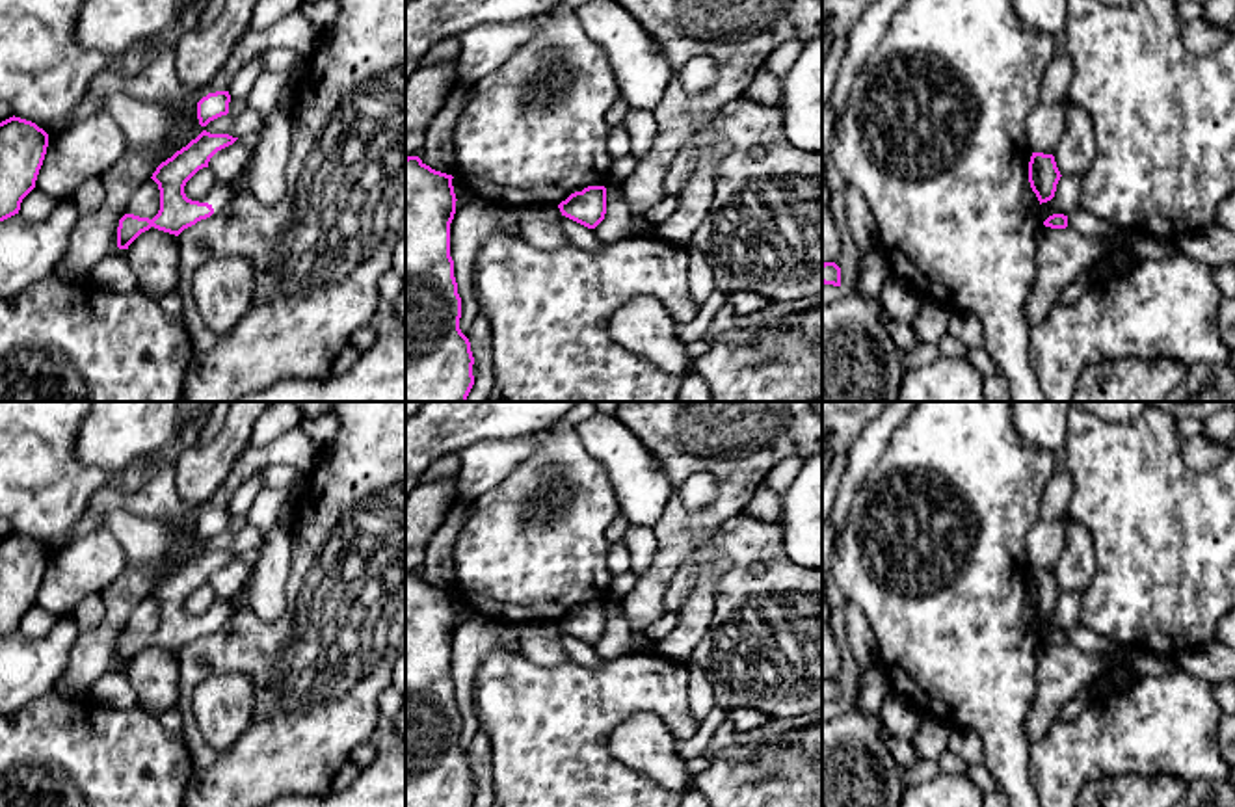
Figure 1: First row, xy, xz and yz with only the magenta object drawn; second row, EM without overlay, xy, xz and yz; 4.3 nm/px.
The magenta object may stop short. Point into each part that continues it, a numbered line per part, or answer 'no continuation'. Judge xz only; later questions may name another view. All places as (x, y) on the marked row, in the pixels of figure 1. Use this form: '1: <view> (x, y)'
no continuation

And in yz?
no continuation

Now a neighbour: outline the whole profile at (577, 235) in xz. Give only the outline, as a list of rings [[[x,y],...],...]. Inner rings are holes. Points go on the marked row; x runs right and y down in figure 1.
[[[565,216],[560,218],[562,232],[567,238],[567,244],[584,249],[584,251],[599,251],[603,242],[595,236],[593,229],[588,229]]]

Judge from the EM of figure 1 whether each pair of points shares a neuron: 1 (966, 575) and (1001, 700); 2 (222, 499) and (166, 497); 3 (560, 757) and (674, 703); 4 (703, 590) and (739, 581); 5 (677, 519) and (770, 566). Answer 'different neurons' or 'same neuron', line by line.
1: same neuron
2: same neuron
3: same neuron
4: different neurons
5: different neurons

